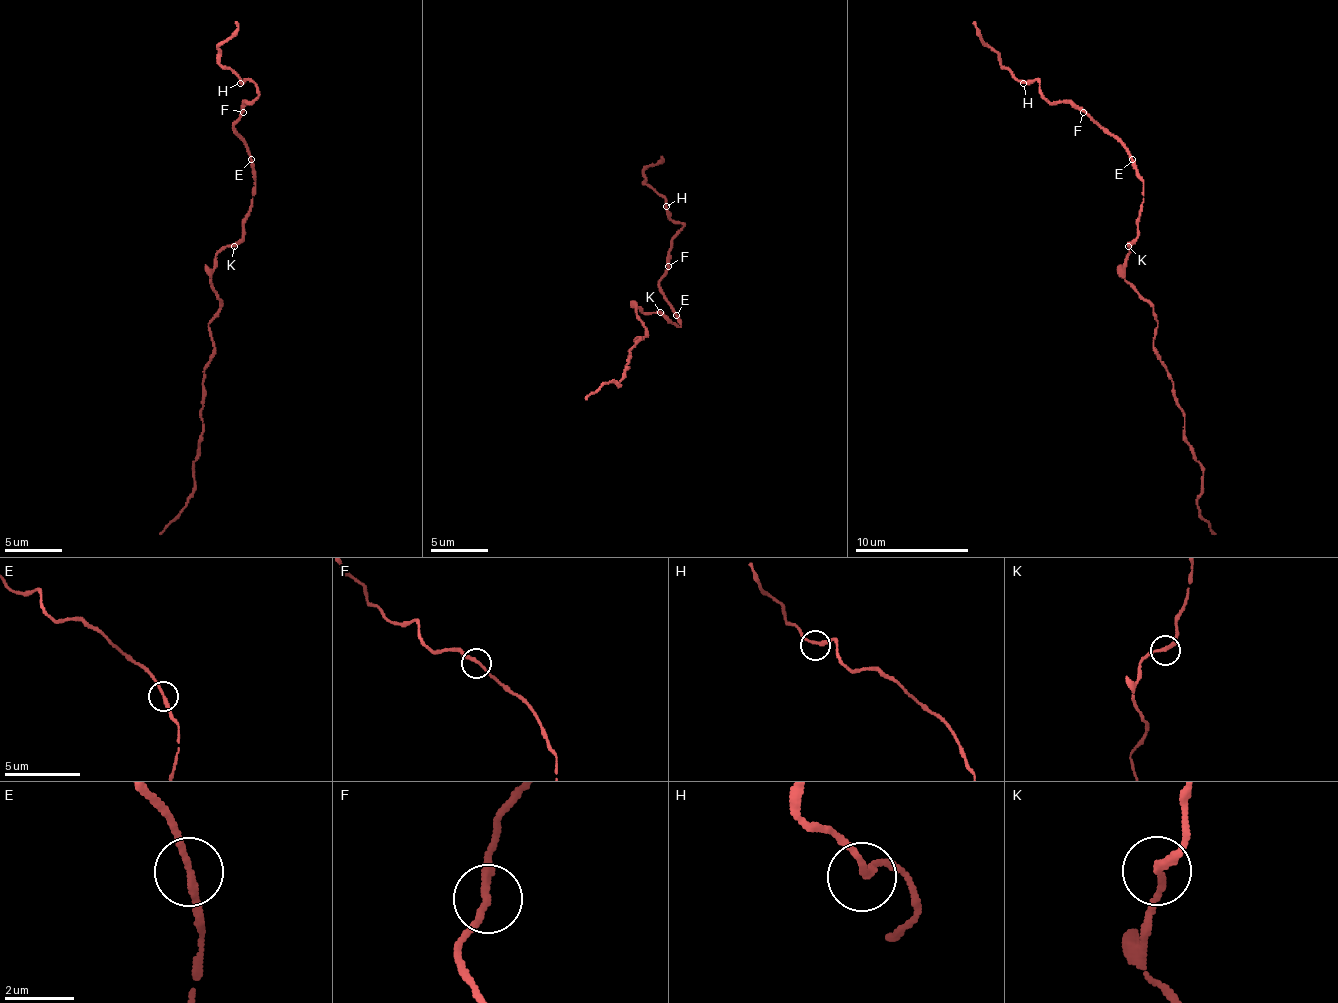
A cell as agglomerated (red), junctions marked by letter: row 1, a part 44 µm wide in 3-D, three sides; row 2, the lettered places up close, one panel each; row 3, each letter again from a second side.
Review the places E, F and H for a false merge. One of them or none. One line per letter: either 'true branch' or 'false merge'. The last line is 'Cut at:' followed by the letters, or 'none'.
E: true branch
F: true branch
H: true branch
Cut at: none

